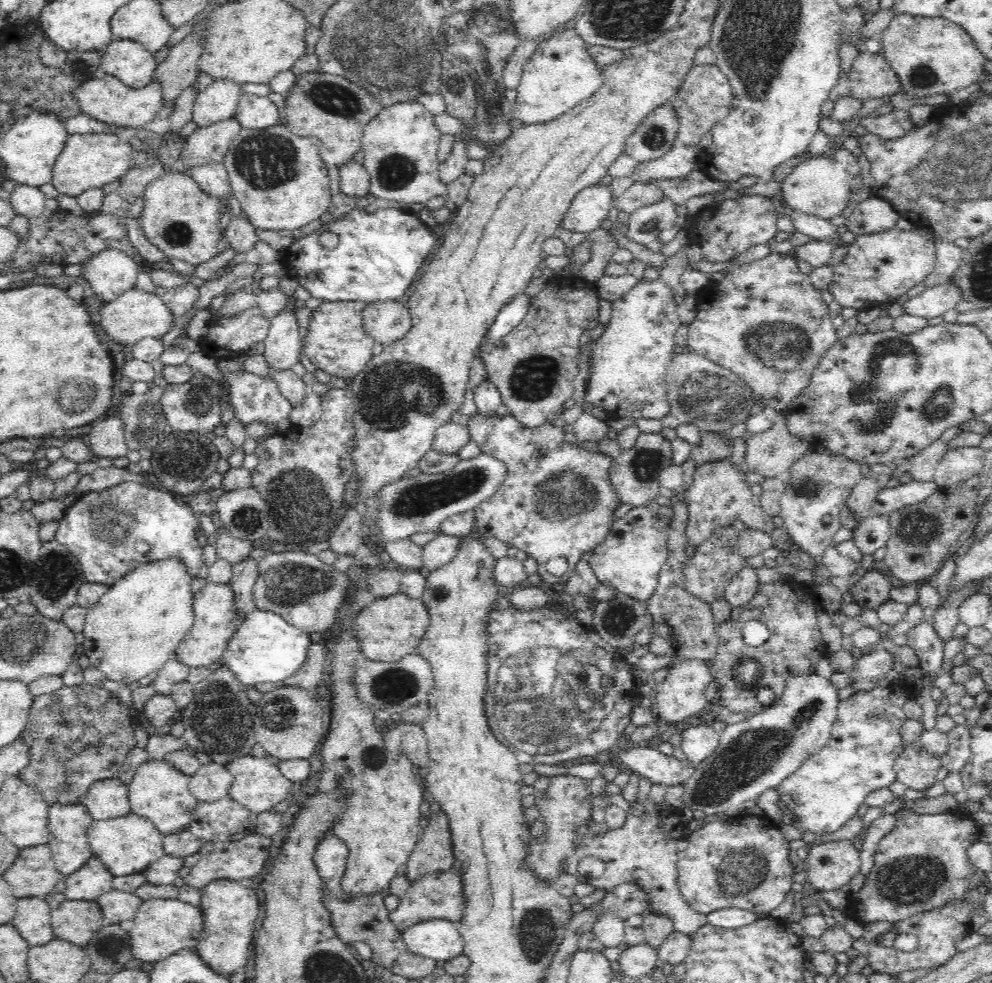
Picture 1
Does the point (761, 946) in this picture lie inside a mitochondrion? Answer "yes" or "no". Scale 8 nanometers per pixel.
no

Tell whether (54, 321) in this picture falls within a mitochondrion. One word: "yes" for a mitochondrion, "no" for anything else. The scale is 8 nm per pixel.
no

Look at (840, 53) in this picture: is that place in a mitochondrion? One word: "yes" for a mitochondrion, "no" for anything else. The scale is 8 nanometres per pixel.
no

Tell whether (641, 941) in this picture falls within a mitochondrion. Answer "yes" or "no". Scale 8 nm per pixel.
no

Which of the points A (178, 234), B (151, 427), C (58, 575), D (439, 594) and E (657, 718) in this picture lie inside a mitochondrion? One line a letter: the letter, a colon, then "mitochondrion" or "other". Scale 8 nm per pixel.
A: mitochondrion
B: mitochondrion
C: mitochondrion
D: other
E: other

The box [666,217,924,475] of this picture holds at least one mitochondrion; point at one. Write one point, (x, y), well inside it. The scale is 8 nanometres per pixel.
(716, 410)

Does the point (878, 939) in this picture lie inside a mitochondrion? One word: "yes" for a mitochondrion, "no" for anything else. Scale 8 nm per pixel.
no

